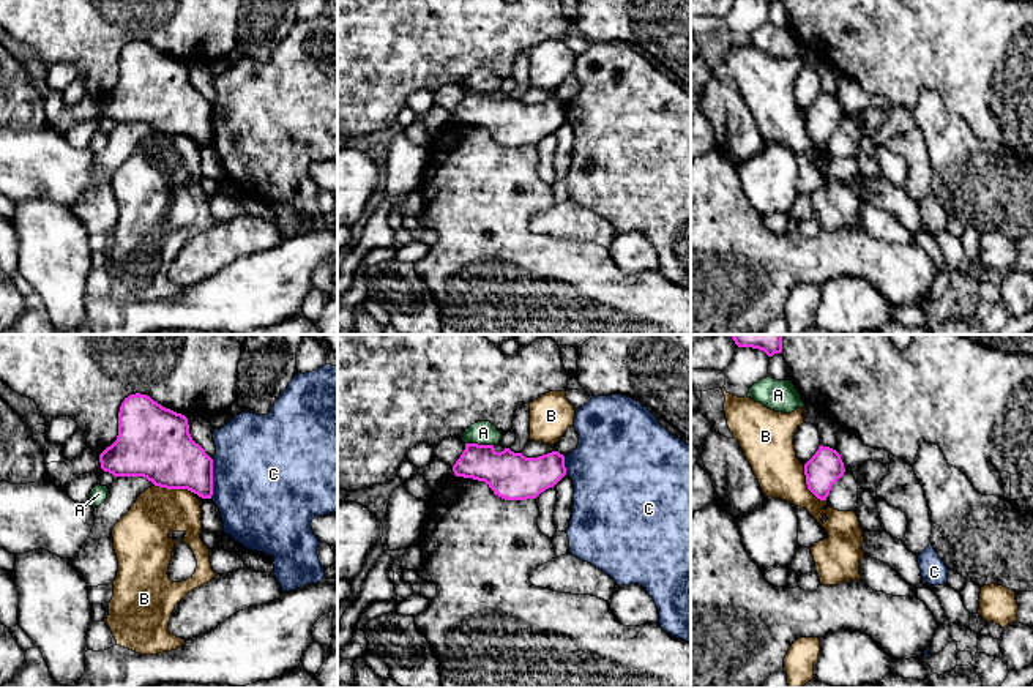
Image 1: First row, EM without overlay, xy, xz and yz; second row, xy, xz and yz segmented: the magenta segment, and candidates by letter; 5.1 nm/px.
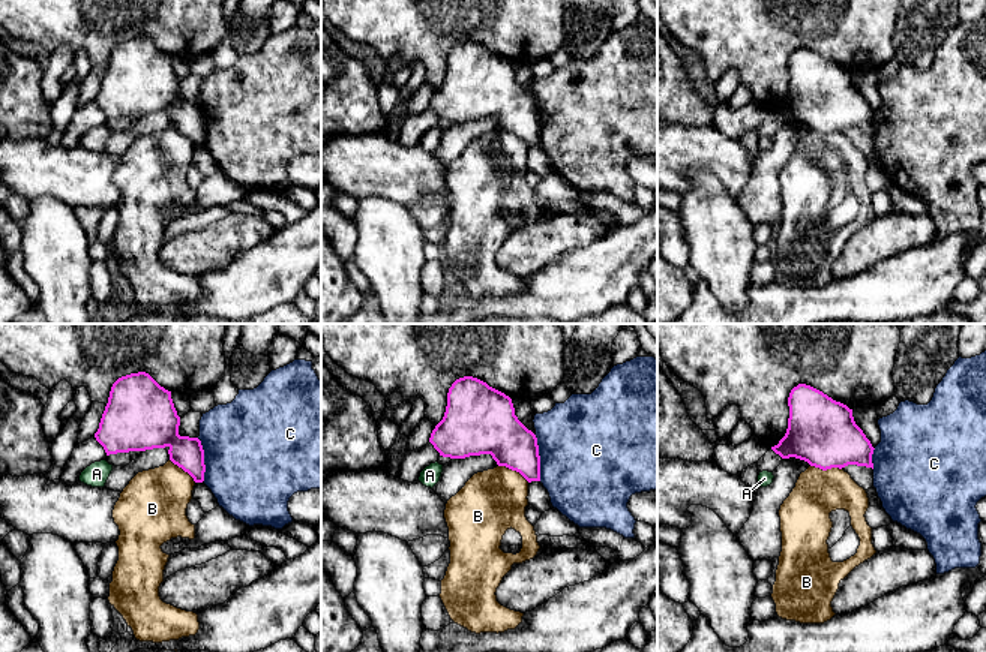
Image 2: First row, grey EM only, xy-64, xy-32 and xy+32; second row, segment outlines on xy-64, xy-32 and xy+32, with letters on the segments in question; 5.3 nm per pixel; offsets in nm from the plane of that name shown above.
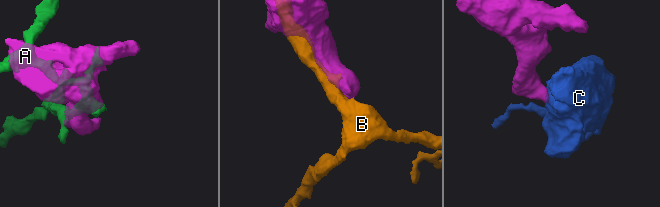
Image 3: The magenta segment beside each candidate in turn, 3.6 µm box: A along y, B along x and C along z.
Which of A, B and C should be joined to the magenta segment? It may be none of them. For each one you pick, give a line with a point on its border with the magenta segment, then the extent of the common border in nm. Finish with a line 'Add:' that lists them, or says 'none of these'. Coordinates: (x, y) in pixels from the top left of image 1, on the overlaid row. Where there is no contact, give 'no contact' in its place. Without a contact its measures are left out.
Add: none of these

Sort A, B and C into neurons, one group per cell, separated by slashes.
A / B / C

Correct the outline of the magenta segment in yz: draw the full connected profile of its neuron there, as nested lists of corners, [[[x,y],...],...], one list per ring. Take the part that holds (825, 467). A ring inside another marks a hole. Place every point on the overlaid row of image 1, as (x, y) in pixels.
[[[820,445],[815,454],[804,464],[807,489],[820,500],[826,500],[833,484],[844,475],[841,454]]]

